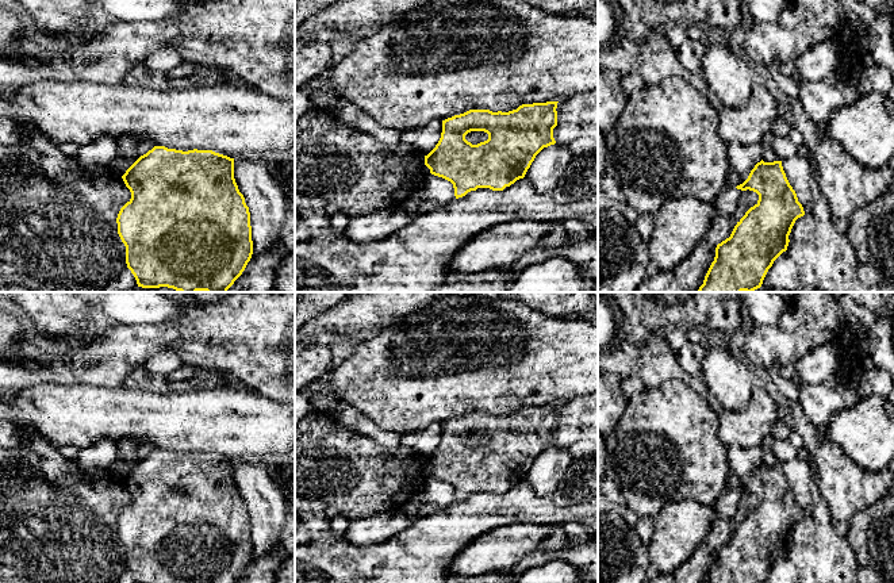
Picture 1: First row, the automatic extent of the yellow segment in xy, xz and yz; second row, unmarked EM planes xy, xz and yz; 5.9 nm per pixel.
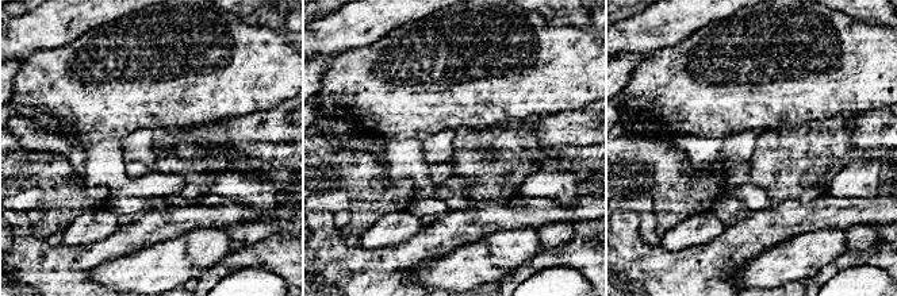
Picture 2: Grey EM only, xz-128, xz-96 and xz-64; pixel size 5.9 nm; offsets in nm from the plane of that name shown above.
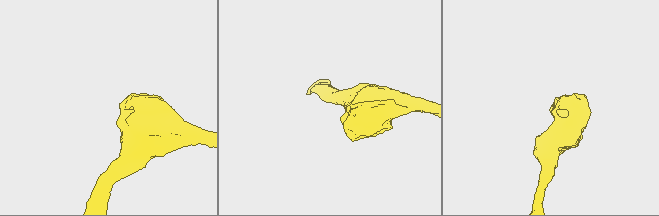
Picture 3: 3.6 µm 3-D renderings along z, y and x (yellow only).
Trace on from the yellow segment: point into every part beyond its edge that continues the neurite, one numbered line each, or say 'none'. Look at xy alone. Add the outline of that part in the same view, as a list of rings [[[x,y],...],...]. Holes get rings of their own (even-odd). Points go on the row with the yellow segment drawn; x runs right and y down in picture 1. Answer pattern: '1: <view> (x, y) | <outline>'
none

